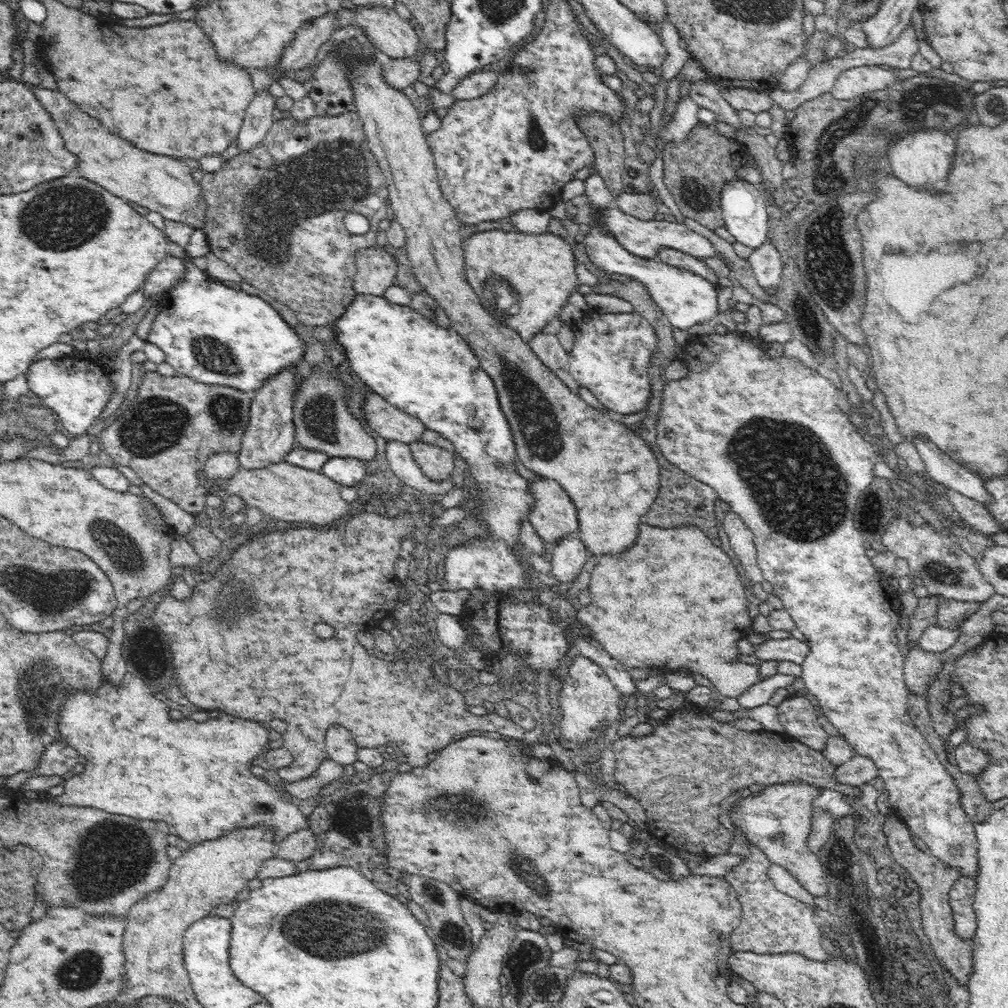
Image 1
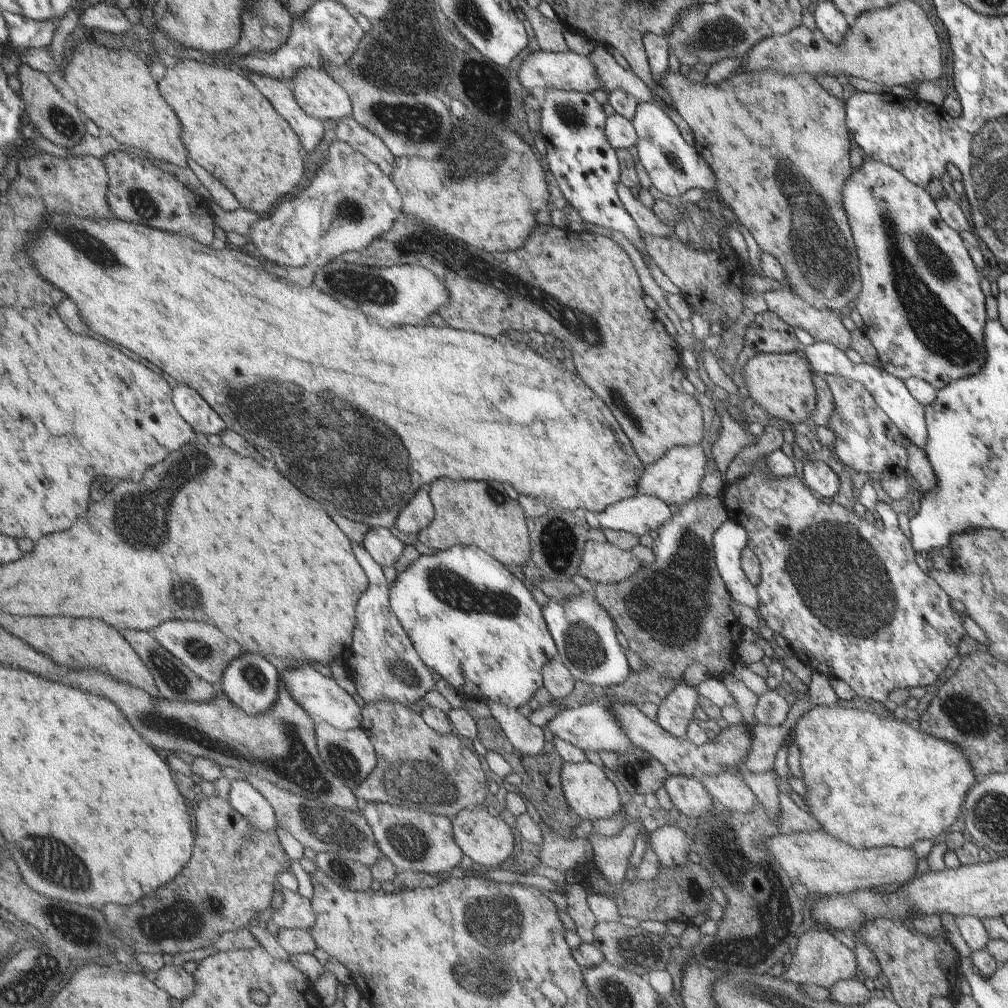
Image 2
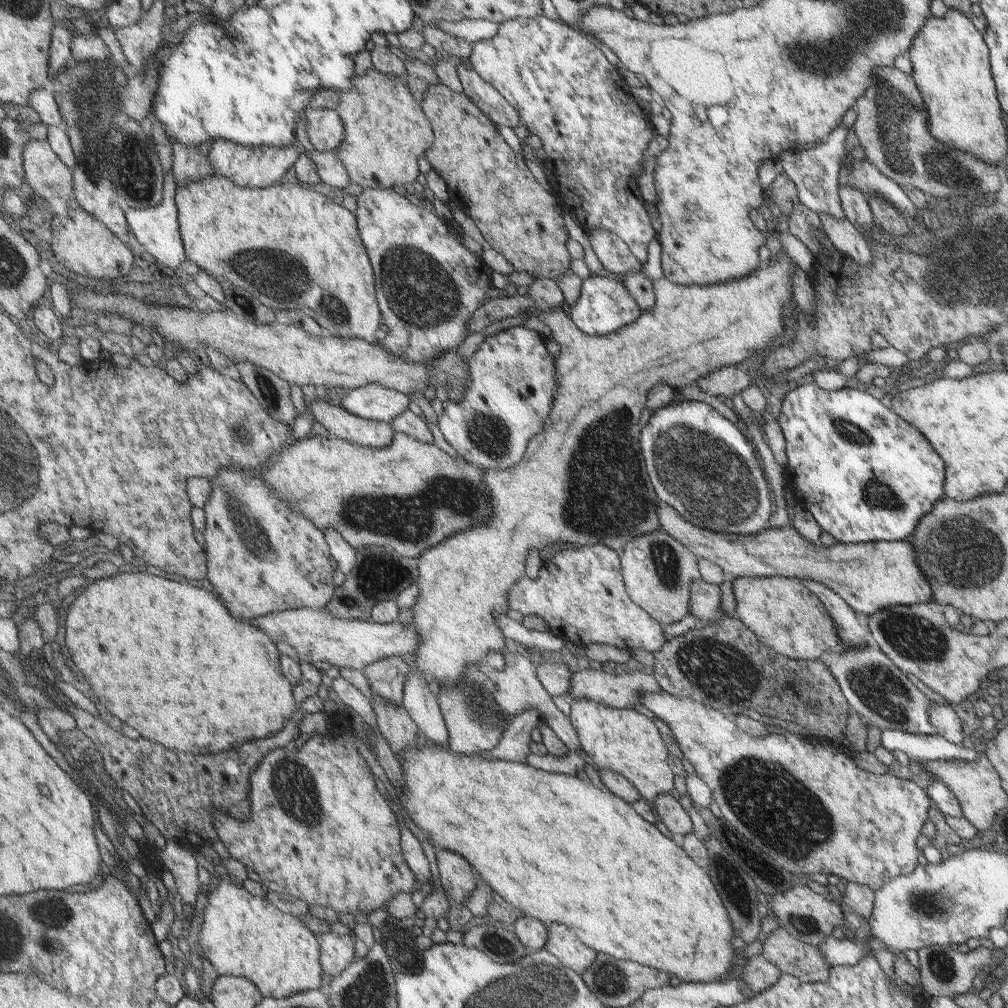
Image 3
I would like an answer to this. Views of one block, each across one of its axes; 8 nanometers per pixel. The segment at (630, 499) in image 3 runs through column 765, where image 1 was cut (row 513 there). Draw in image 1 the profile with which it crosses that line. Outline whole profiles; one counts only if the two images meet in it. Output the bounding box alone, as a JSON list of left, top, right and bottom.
[215,462,350,526]

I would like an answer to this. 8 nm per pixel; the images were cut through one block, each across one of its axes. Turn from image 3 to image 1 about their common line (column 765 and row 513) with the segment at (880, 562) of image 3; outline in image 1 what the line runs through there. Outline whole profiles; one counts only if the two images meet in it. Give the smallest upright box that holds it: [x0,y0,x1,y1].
[530,475,578,544]

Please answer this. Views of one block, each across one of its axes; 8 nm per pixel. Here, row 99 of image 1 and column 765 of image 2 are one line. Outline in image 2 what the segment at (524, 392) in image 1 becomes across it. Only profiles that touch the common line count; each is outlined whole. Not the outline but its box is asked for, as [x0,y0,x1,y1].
[742,353,817,425]

